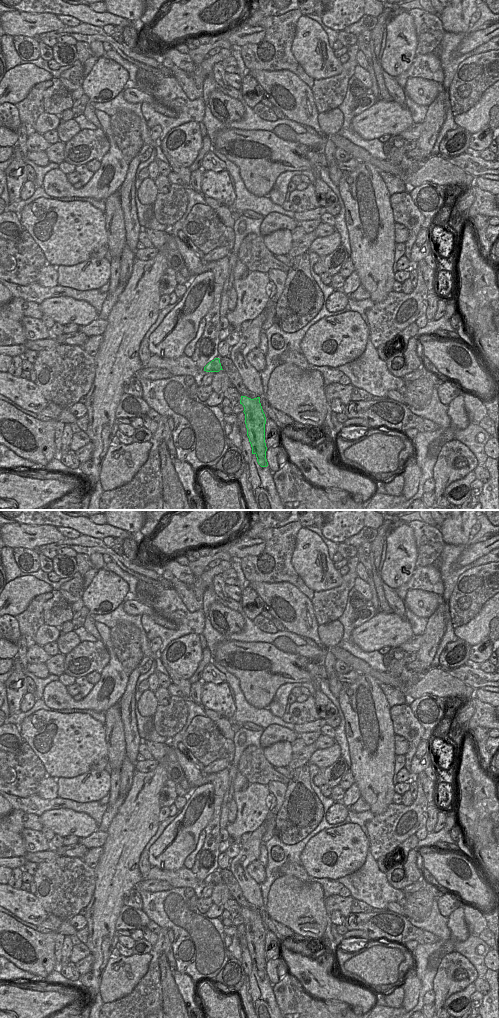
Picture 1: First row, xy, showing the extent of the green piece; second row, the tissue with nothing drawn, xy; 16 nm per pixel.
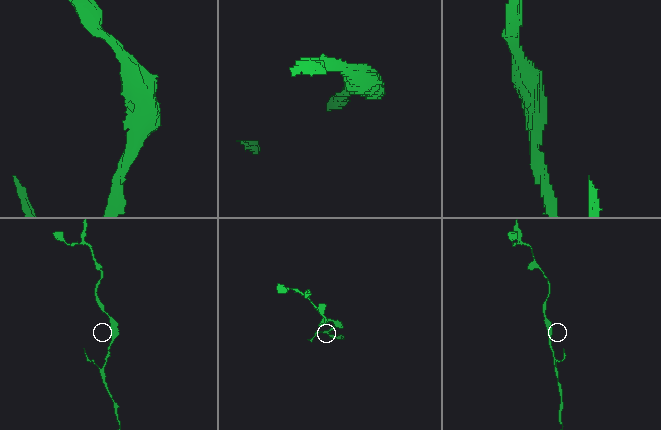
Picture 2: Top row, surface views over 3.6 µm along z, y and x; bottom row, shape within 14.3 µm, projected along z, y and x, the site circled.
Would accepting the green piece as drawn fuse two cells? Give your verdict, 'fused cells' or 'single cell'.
single cell

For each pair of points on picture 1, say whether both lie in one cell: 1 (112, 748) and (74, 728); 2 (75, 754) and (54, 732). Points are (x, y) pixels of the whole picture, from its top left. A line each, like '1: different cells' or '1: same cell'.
1: different cells
2: same cell

